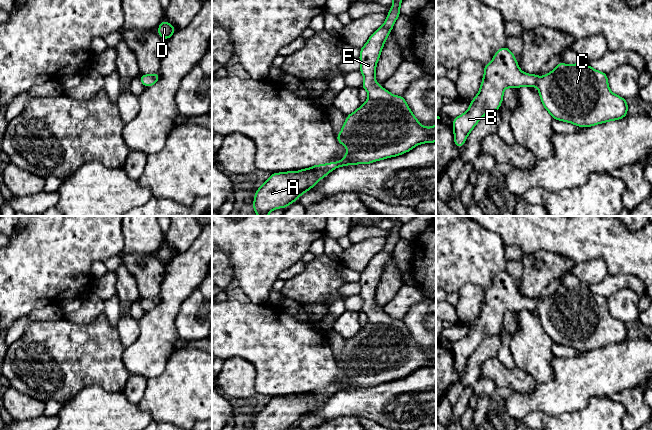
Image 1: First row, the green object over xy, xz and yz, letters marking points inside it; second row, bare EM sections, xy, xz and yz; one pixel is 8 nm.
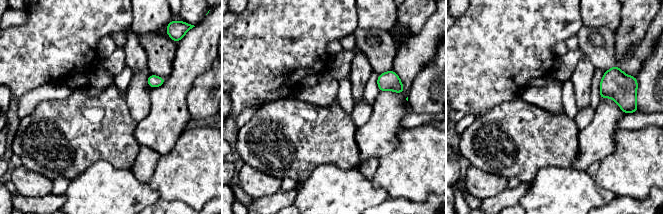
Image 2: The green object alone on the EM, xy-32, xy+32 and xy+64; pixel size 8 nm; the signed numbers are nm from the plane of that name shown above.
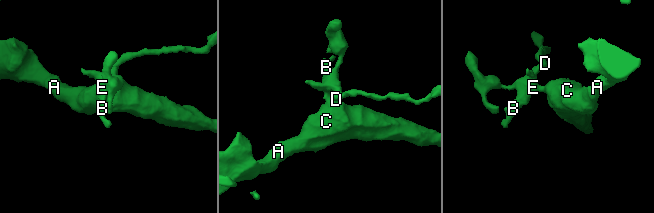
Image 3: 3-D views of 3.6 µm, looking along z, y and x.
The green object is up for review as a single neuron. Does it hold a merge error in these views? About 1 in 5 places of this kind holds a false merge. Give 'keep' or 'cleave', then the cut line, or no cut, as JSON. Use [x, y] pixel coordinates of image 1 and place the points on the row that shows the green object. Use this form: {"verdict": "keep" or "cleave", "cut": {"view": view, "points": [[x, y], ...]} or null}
{"verdict": "keep", "cut": null}

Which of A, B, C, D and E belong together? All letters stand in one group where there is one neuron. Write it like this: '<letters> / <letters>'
A B C D E

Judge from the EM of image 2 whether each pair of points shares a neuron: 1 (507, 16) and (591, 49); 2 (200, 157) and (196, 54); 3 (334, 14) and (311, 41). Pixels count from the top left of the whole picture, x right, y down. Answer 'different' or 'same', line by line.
1: different
2: different
3: same

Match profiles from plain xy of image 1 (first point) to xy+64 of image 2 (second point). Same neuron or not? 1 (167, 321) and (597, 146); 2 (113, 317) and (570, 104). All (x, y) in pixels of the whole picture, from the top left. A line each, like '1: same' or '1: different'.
1: same
2: same

